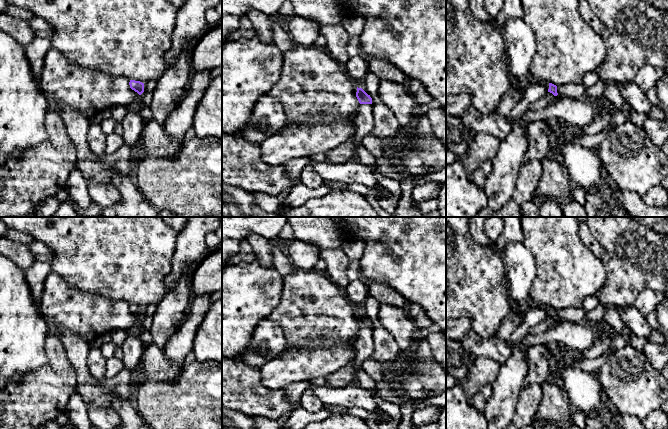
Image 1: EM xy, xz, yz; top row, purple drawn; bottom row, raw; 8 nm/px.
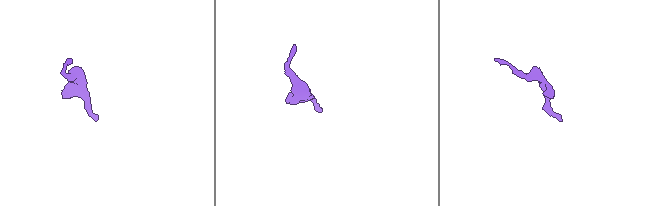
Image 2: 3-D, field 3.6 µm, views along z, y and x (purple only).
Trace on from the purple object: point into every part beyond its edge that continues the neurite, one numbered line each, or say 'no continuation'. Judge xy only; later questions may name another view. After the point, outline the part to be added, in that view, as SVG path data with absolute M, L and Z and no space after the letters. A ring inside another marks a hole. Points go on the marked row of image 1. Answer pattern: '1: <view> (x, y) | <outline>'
no continuation

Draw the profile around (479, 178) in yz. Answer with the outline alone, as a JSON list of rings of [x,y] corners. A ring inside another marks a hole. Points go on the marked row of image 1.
[[[481,168],[473,173],[473,181],[480,189],[484,189],[486,177]]]

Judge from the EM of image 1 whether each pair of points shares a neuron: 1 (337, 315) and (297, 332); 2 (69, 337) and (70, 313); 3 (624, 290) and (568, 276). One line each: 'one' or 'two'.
1: one
2: two
3: two

